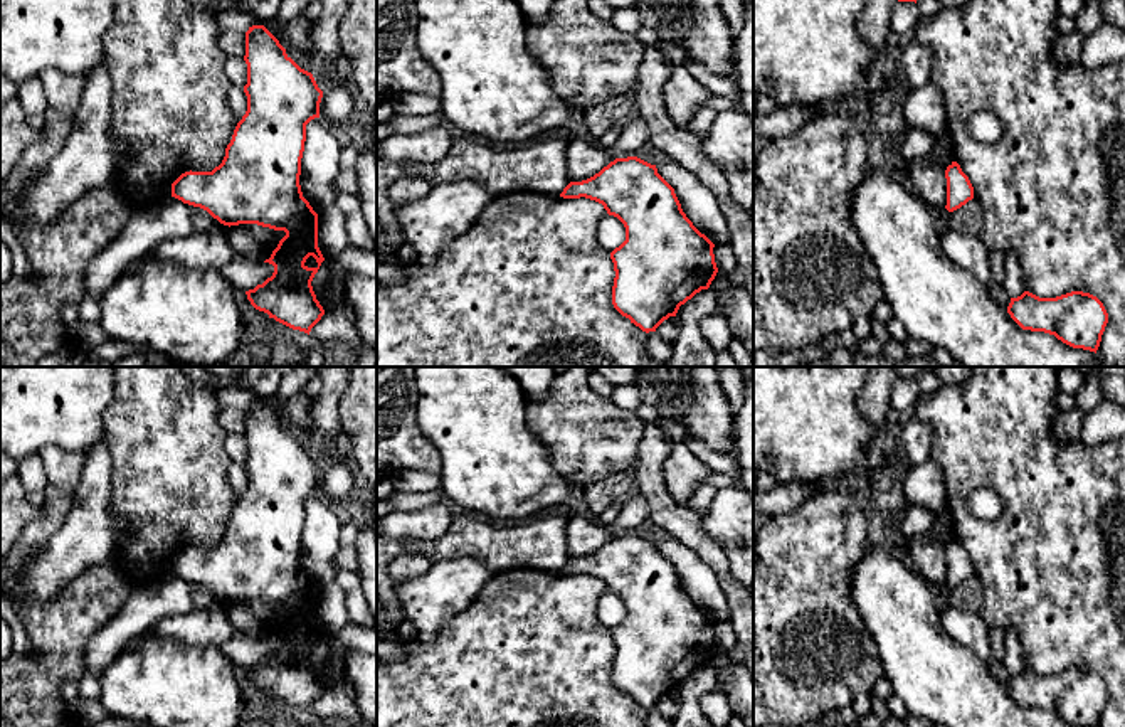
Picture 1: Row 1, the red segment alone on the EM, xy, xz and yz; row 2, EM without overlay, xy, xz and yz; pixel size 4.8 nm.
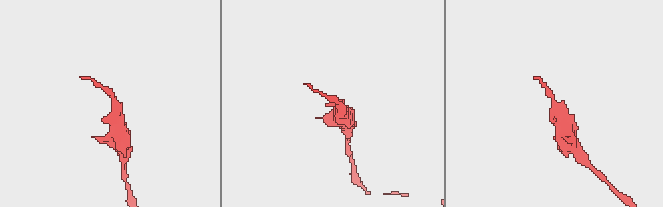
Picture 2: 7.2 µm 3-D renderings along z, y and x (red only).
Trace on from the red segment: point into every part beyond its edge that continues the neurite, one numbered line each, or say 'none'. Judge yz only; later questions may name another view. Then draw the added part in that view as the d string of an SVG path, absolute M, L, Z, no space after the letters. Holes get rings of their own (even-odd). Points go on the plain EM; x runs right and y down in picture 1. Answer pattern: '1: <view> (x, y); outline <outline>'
none

